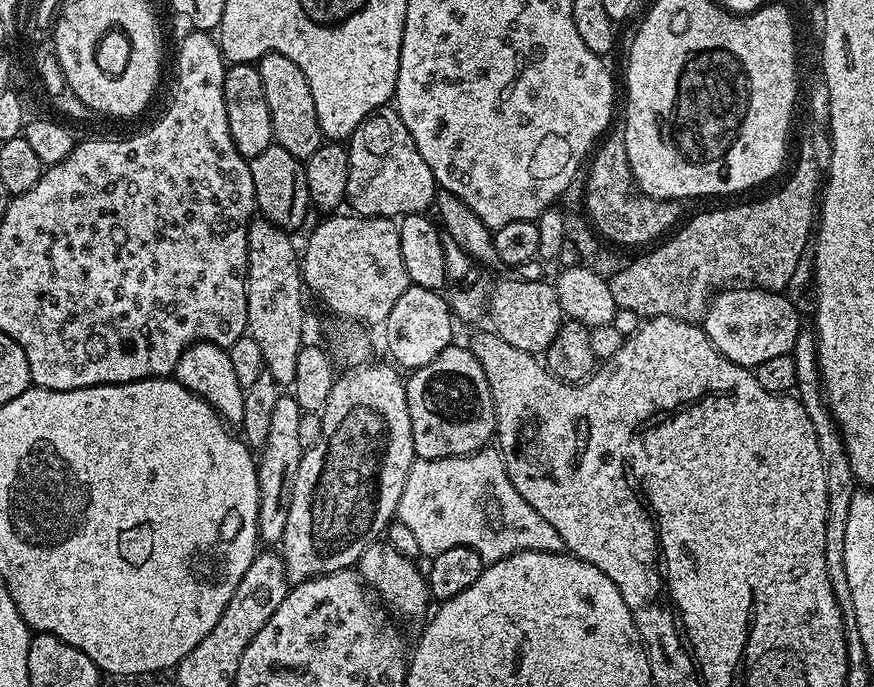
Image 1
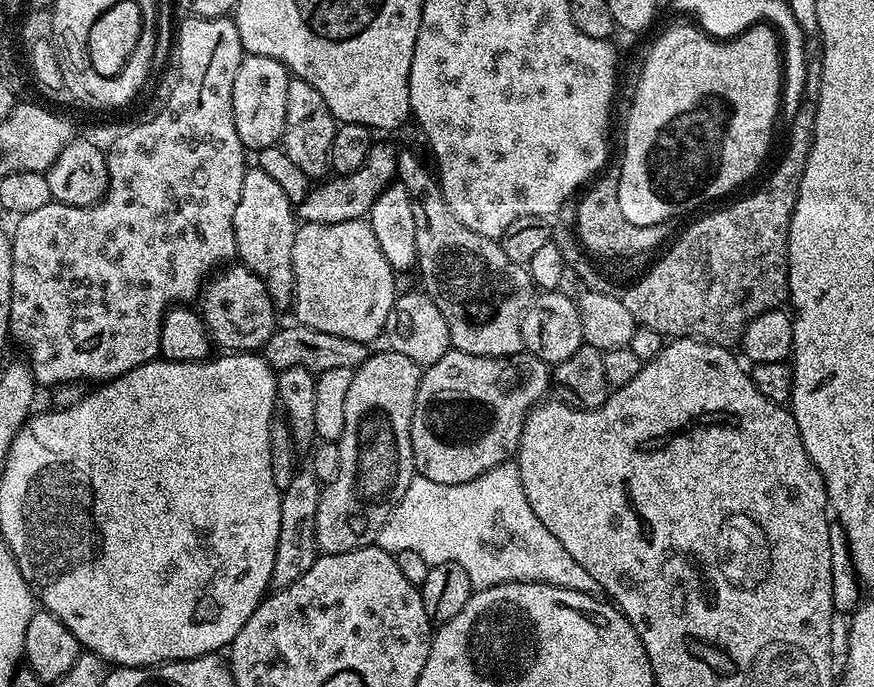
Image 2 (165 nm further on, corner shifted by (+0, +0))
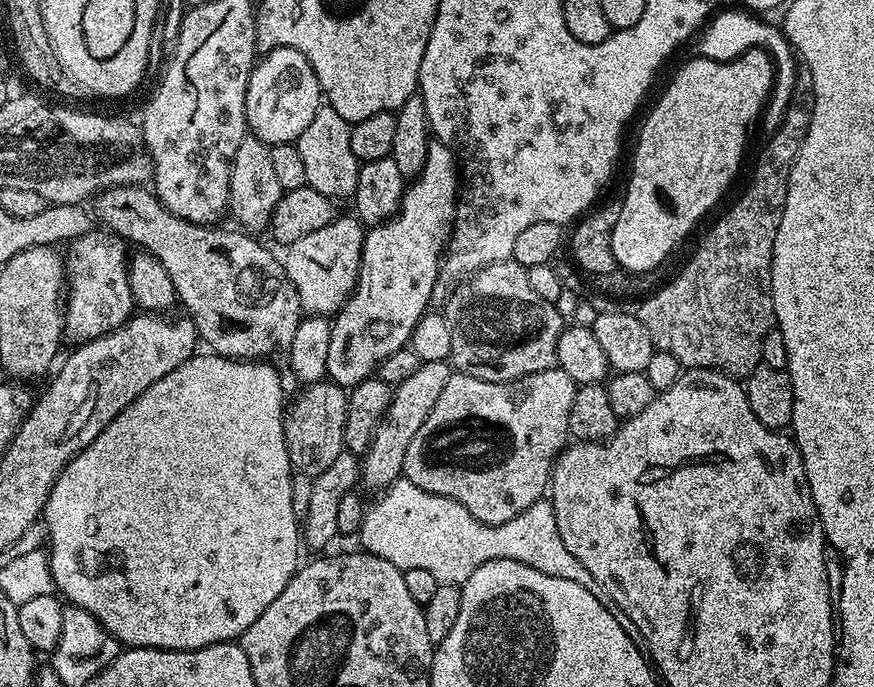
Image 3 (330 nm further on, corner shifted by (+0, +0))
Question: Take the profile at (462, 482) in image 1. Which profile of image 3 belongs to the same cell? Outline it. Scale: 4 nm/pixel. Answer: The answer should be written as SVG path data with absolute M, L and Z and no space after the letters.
M406 479L392 481L379 493L376 501L369 503L364 510L364 521L358 533L358 541L372 556L393 564L397 570L427 570L434 574L440 584L463 586L470 574L491 560L513 560L522 562L534 570L542 570L542 574L550 574L550 578L566 578L569 582L578 582L594 598L608 605L610 614L618 618L618 626L626 630L631 637L637 635L634 622L626 618L617 604L612 603L610 594L594 582L594 574L566 550L566 542L562 542L562 534L558 534L558 522L554 522L554 510L551 499L541 498L534 502L518 518L510 518L510 522L501 524L483 524L458 502L445 496L430 494L414 482Z

